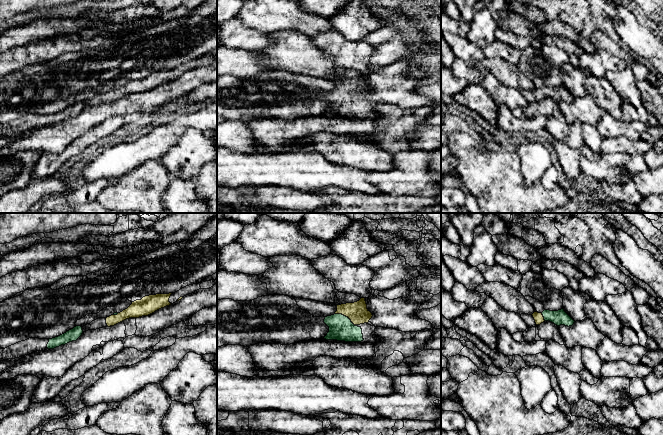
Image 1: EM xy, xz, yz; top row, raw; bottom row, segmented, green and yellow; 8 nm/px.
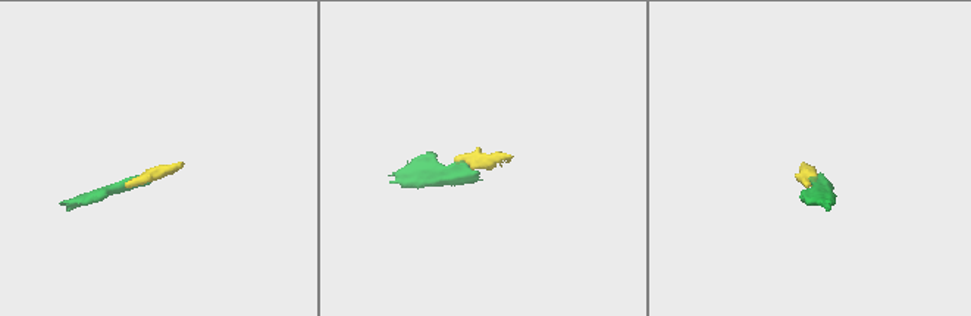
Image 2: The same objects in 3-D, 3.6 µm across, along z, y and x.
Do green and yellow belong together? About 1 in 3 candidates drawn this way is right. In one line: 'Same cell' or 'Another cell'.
Same cell

